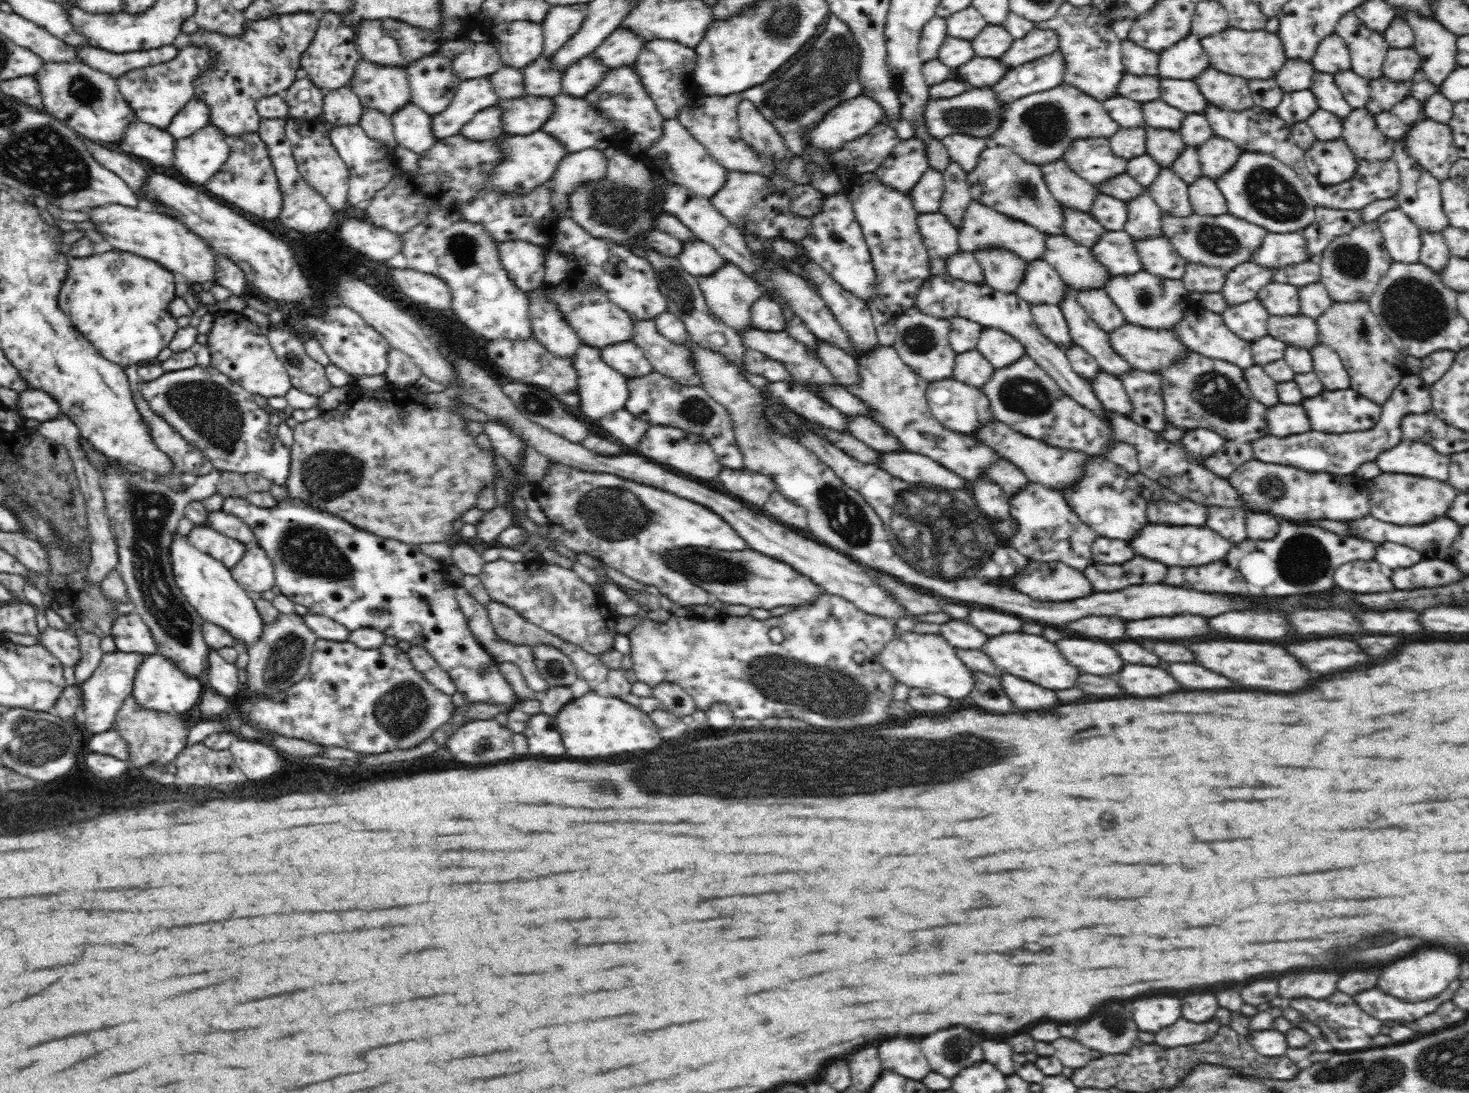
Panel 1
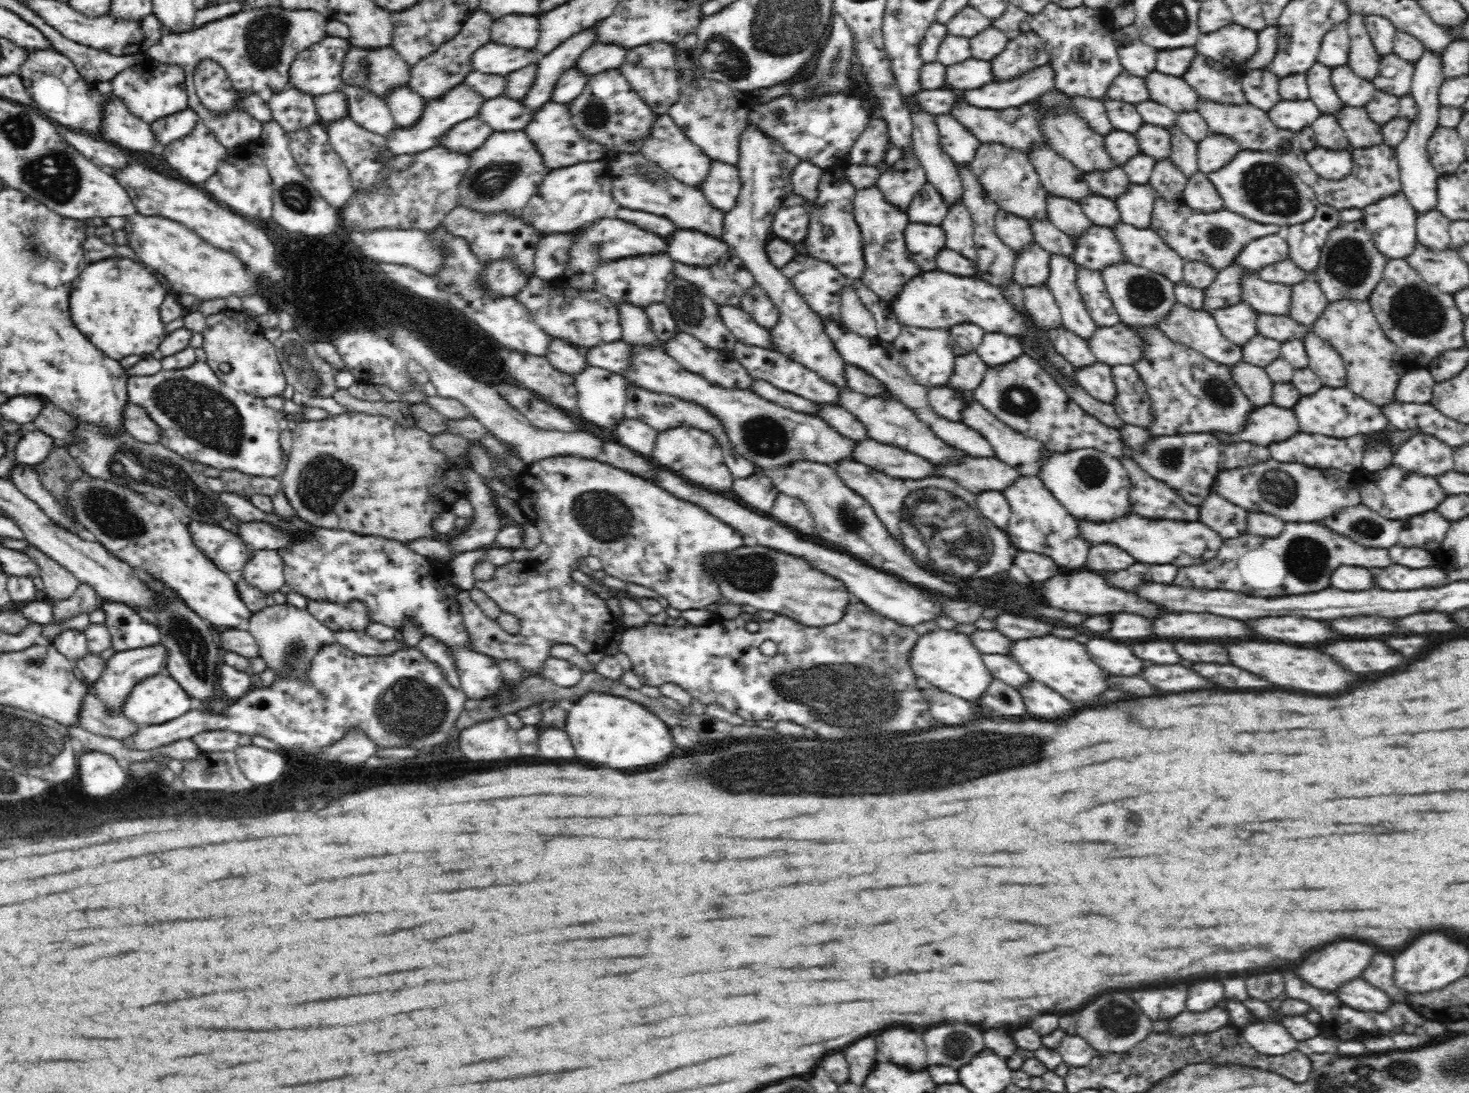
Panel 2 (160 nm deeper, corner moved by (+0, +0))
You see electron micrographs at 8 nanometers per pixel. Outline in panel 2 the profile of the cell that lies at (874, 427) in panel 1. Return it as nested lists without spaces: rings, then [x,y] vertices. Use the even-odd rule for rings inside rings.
[[[821,405],[821,414],[818,417],[829,423],[840,434],[856,442],[871,440],[870,433],[862,421],[844,407]]]

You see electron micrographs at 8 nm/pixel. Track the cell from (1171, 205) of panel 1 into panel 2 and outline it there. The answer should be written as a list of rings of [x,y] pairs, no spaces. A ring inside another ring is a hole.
[[[1169,159],[1157,162],[1149,184],[1158,192],[1159,197],[1173,206],[1185,205],[1183,193],[1187,184],[1186,177]]]

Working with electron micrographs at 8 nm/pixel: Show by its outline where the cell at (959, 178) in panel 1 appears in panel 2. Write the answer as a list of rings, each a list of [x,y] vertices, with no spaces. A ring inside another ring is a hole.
[[[958,200],[956,205],[950,206],[950,210],[944,217],[942,226],[946,232],[946,246],[958,251],[964,257],[972,259],[974,264],[976,264],[973,240],[974,222],[963,200]]]

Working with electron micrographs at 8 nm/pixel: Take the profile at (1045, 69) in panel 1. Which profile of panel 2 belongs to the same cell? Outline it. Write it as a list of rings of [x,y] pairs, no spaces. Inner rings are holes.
[[[1050,64],[1032,67],[1021,75],[995,80],[974,90],[964,91],[965,102],[983,109],[1002,110],[1036,101],[1055,90],[1056,73]]]

